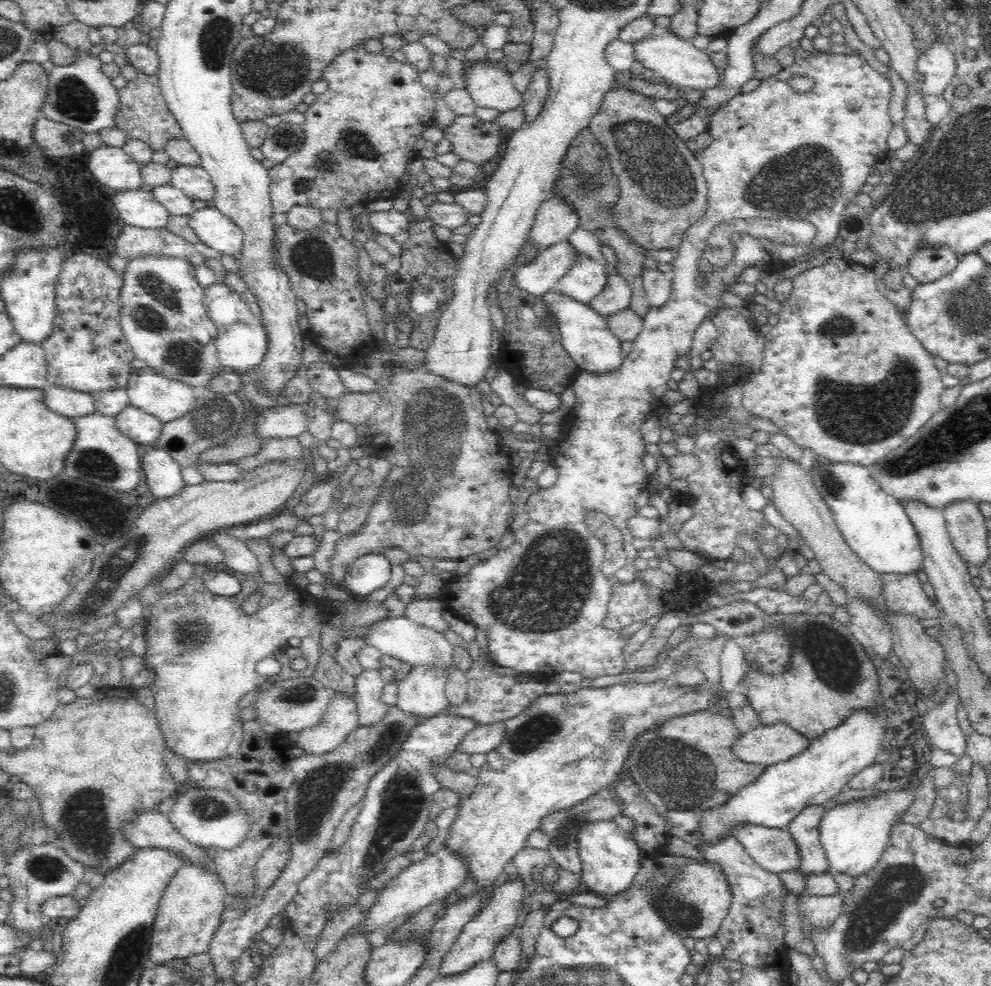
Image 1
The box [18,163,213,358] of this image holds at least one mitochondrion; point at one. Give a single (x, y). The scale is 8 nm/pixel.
(157, 302)

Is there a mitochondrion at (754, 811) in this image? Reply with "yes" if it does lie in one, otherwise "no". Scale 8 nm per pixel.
no

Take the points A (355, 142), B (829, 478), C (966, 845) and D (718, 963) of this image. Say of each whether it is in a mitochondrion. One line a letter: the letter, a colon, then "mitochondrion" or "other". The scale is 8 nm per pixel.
A: mitochondrion
B: mitochondrion
C: other
D: other

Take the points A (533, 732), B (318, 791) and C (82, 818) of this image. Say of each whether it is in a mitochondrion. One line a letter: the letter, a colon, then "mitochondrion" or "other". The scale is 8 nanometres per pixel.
A: mitochondrion
B: mitochondrion
C: mitochondrion

